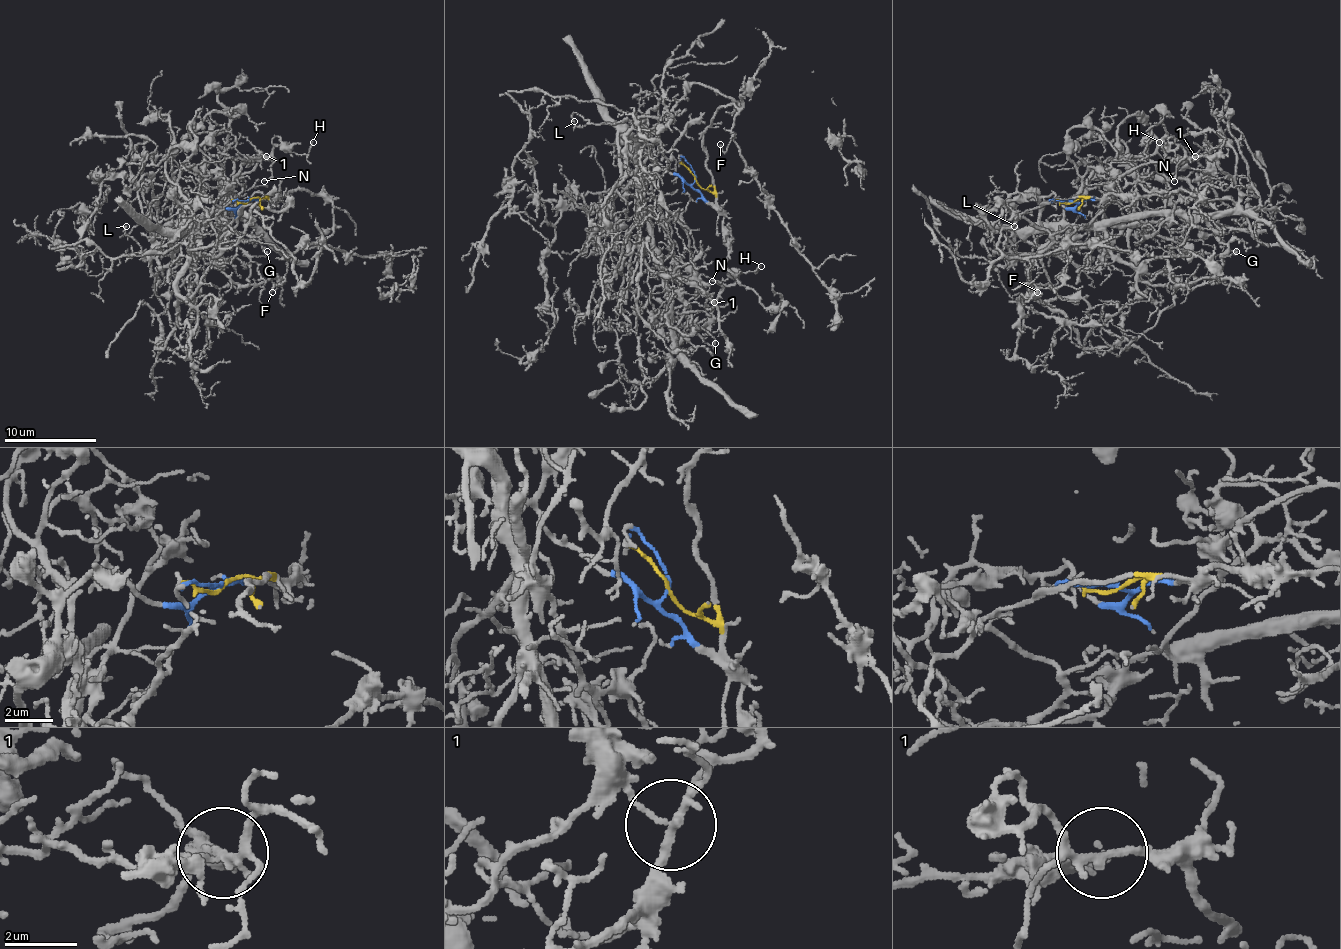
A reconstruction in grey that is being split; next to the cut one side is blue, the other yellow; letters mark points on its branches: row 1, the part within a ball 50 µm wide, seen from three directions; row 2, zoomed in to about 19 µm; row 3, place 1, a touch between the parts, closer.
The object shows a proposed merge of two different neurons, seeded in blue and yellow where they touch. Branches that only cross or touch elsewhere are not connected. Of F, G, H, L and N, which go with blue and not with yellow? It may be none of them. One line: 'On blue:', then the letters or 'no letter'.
On blue: G, H, L, N

